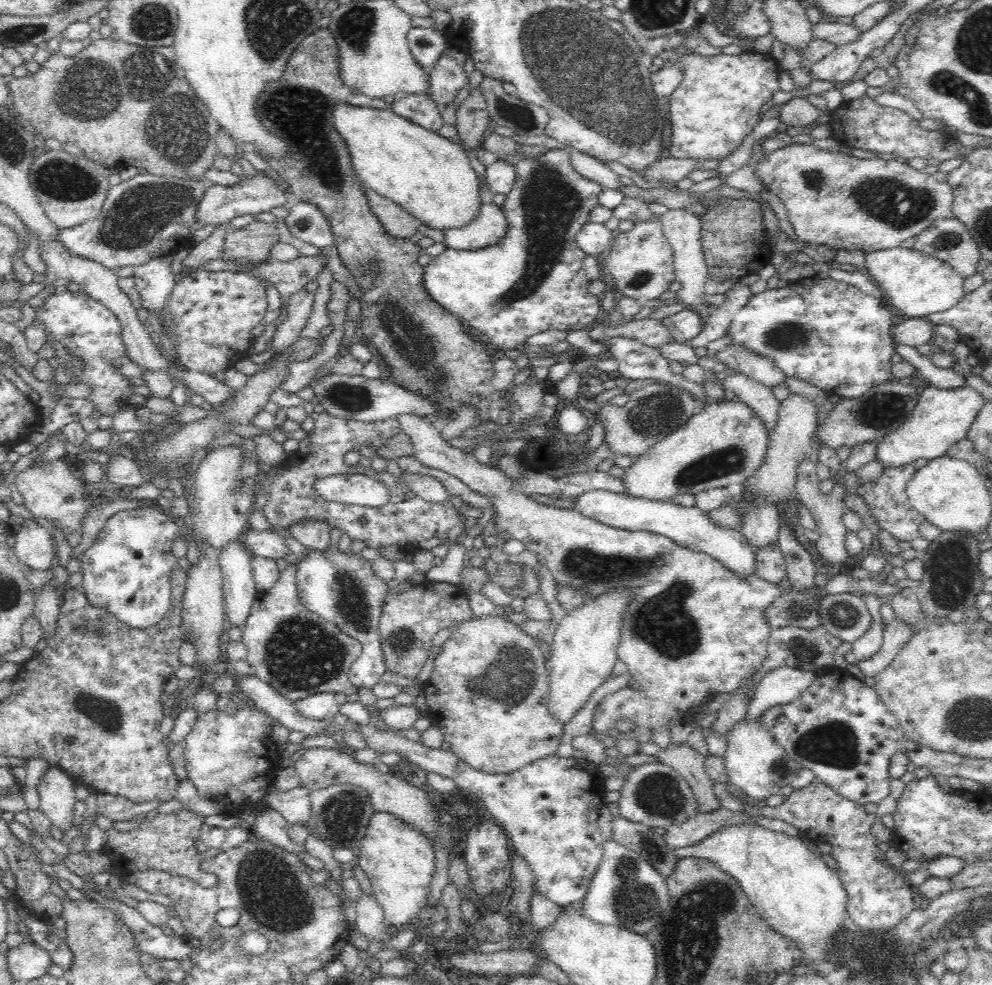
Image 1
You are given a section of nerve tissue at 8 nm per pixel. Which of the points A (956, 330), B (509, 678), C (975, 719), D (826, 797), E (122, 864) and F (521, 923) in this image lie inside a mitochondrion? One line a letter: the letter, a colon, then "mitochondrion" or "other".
A: other
B: mitochondrion
C: mitochondrion
D: other
E: other
F: other

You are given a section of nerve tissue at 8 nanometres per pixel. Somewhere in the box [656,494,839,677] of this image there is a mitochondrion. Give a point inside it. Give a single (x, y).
(801, 654)

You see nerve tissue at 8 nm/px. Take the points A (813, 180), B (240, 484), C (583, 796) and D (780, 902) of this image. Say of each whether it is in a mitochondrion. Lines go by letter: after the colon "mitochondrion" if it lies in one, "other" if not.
A: mitochondrion
B: mitochondrion
C: other
D: other

